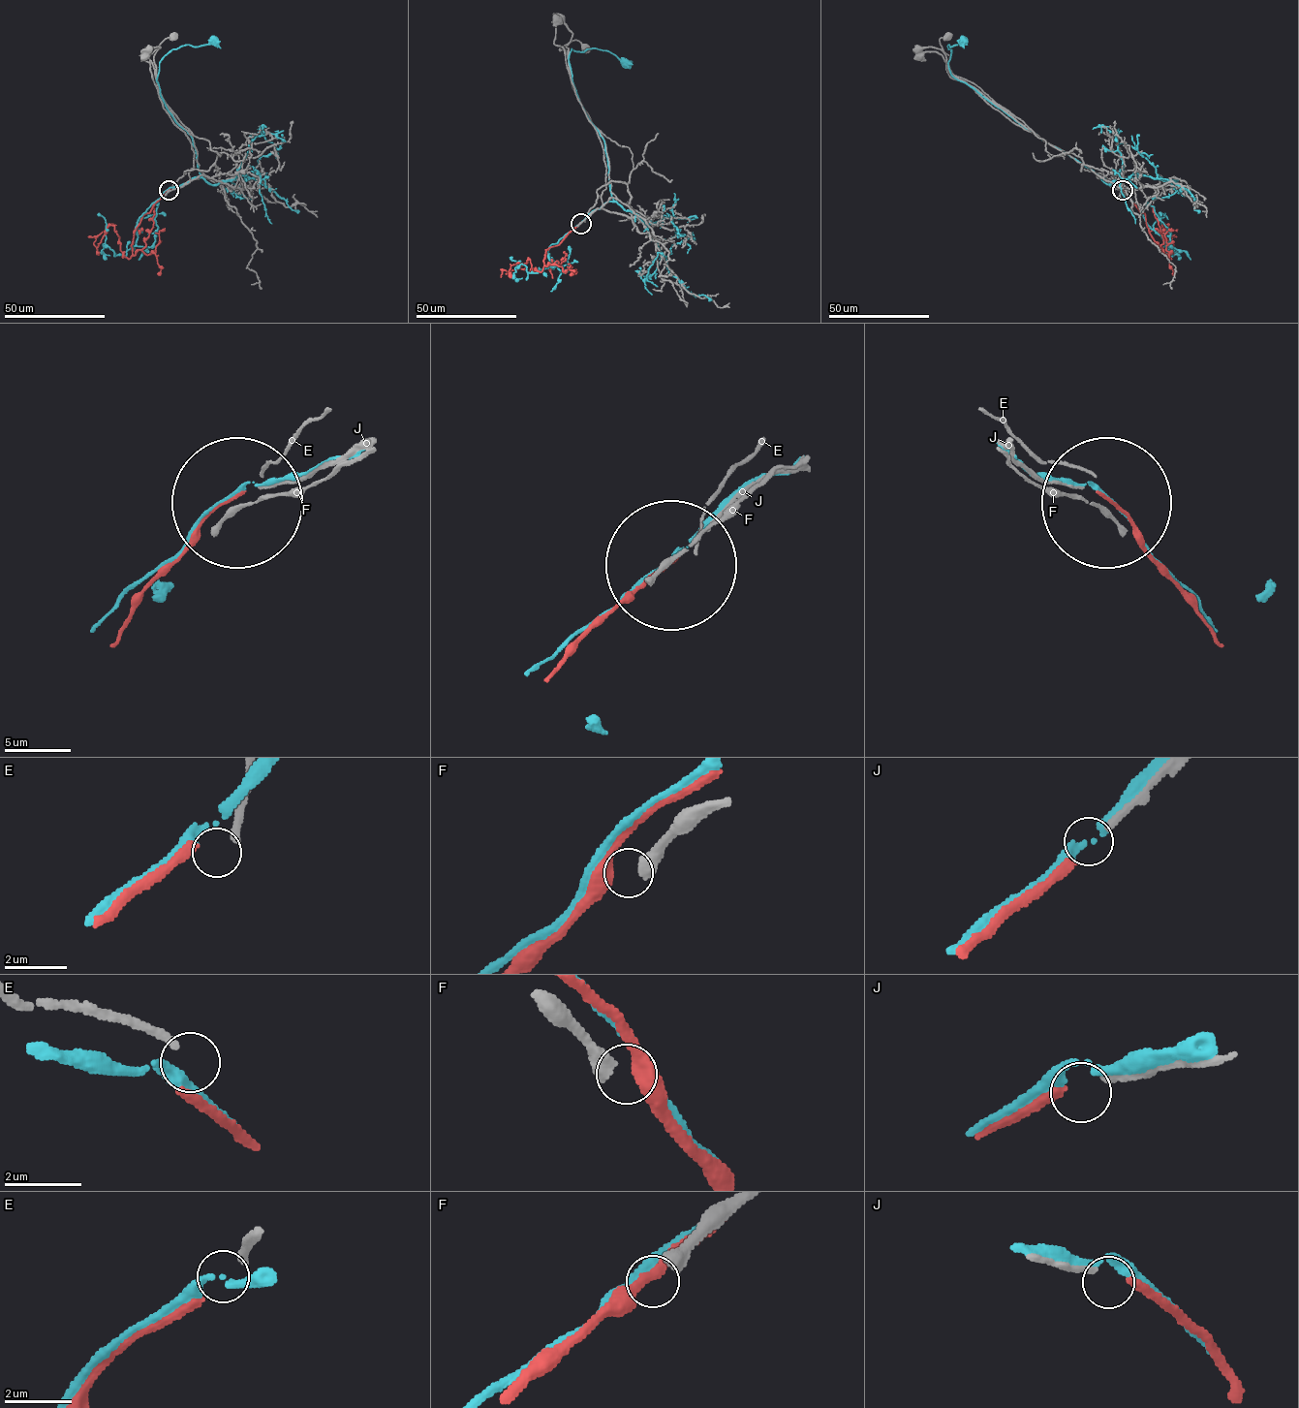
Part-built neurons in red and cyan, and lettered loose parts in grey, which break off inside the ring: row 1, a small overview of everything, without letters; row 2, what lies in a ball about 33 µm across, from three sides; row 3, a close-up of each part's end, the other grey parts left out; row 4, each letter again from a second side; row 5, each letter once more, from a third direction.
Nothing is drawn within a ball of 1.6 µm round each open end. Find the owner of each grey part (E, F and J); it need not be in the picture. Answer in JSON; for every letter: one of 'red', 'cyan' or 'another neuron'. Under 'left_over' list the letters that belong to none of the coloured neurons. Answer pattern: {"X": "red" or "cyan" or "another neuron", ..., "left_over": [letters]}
{"E": "another neuron", "F": "another neuron", "J": "red", "left_over": ["E", "F"]}

